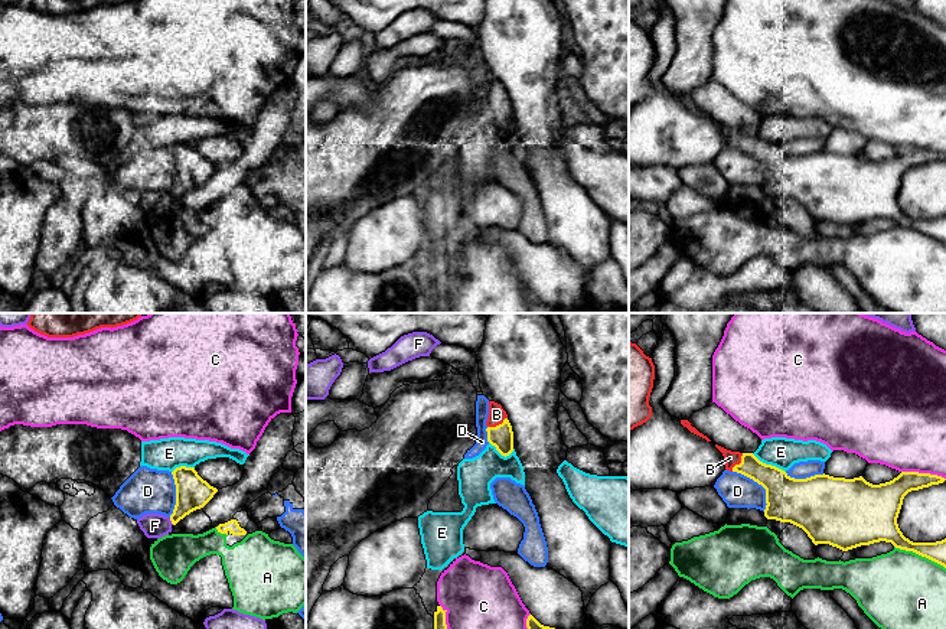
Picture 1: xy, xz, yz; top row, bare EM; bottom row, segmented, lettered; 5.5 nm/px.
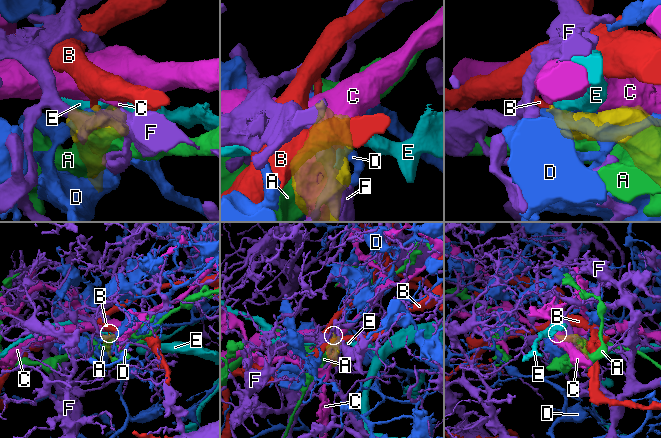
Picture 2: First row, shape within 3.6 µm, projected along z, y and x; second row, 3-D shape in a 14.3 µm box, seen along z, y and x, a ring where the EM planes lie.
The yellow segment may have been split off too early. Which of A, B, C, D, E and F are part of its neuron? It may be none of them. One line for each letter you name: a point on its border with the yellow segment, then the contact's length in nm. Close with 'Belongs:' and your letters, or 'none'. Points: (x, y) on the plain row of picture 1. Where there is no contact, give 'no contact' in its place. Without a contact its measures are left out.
B: meets yellow in xz at (496, 103); contact 130 nm long
Belongs: B

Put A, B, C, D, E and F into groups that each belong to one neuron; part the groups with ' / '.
A / B / C / D / E / F

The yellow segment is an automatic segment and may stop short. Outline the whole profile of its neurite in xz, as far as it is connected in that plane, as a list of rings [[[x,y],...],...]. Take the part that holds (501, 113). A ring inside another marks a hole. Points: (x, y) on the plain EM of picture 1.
[[[489,78],[486,102],[487,118],[495,123],[502,133],[509,133],[513,128],[513,108],[508,91],[500,81]]]

